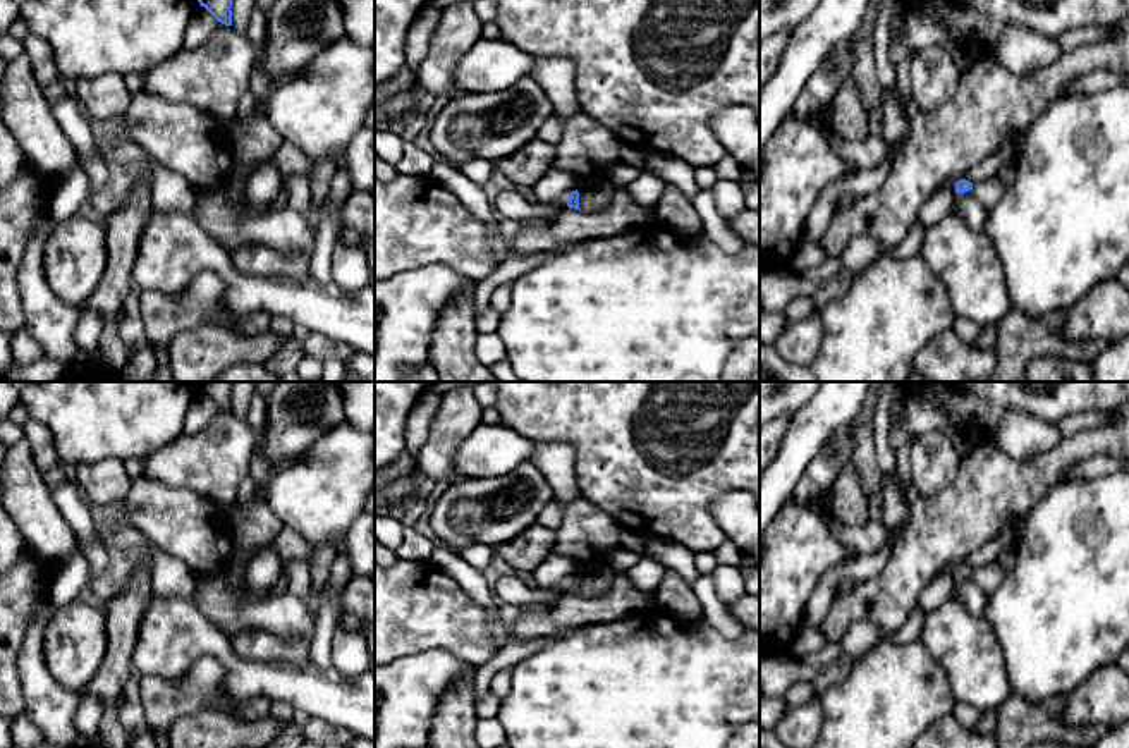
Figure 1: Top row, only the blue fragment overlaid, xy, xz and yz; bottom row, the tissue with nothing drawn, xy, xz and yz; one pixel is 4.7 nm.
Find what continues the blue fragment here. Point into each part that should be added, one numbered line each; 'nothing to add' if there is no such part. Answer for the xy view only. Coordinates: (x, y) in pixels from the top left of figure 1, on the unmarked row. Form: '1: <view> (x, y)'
nothing to add

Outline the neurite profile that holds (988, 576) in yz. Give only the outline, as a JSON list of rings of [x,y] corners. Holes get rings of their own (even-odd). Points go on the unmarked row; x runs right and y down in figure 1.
[[[995,561],[995,562],[990,562],[990,564],[983,566],[983,567],[973,569],[971,576],[976,579],[976,583],[983,588],[983,592],[986,595],[992,595],[1000,586],[1005,574],[1007,573]]]

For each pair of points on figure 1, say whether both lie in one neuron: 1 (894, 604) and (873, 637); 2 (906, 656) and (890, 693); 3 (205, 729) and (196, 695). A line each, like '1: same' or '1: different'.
1: different
2: same
3: different

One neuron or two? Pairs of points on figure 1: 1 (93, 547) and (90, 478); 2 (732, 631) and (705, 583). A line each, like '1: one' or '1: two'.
1: two
2: one

